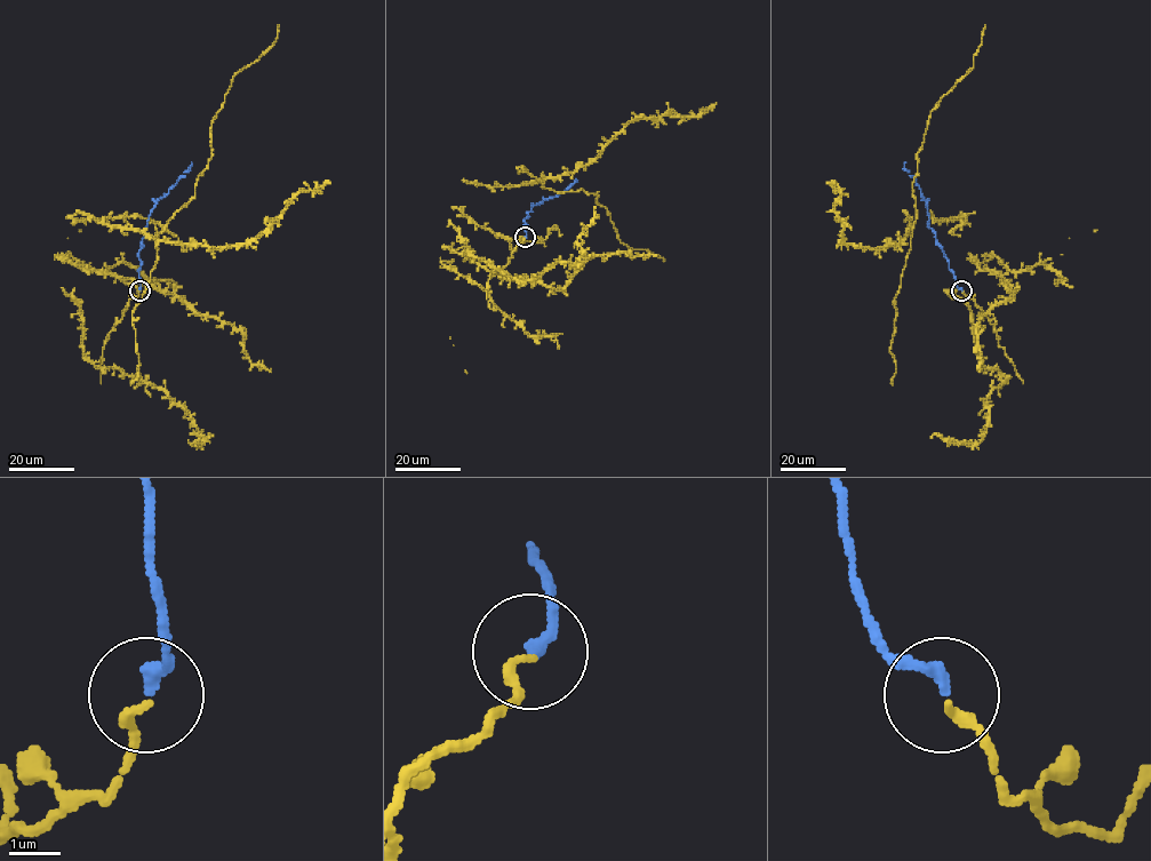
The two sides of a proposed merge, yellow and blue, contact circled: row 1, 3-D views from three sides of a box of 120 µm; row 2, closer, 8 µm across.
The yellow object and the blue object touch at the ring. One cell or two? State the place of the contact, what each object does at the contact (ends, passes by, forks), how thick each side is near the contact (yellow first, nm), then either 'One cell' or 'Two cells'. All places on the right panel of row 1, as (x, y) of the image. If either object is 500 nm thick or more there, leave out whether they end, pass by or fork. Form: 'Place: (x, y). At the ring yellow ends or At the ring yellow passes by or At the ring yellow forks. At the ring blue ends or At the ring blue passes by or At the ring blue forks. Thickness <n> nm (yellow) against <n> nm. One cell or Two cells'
Place: (961, 291). At the ring yellow ends. At the ring blue ends. Thickness 190 nm (yellow) against 240 nm. One cell

